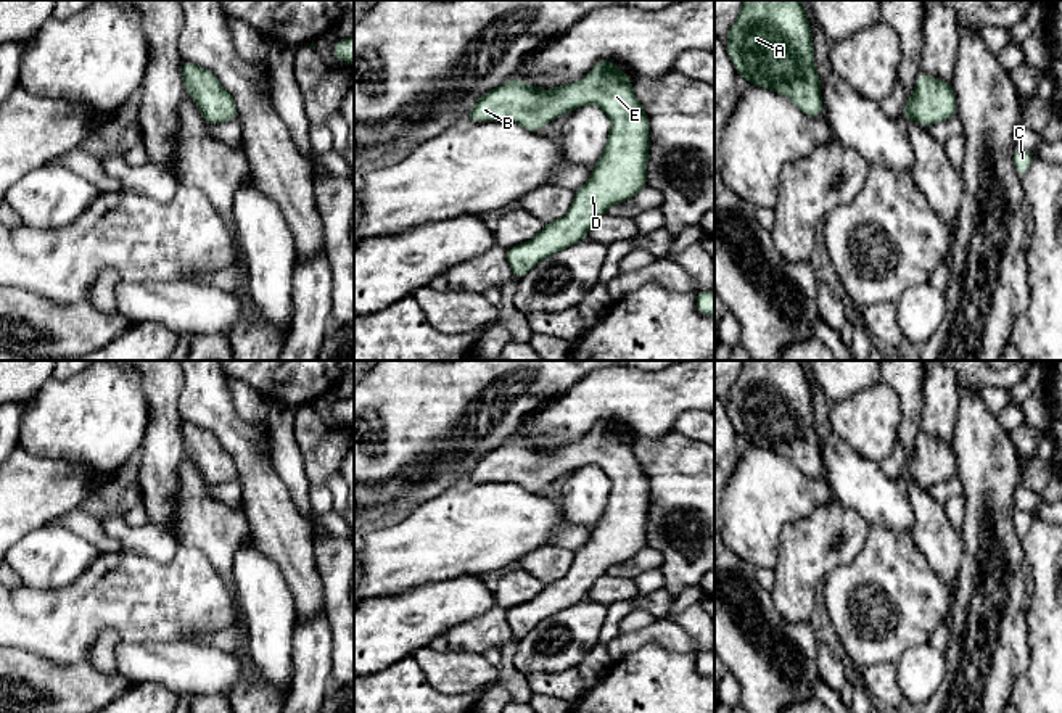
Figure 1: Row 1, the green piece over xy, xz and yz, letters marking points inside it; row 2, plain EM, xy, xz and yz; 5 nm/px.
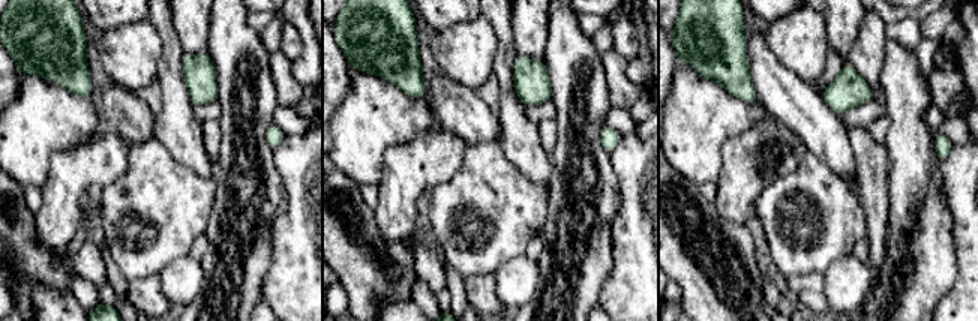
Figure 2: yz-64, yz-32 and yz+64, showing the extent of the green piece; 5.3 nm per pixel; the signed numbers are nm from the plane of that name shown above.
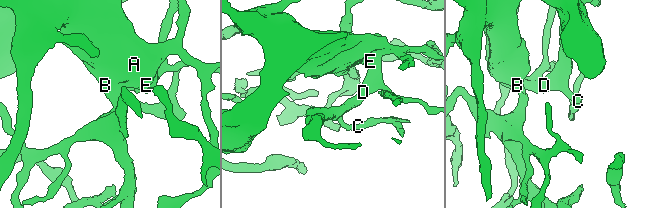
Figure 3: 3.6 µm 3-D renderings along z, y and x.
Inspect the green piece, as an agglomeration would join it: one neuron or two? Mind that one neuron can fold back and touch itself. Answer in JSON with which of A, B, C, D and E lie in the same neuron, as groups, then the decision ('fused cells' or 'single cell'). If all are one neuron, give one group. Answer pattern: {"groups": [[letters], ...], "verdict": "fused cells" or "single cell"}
{"groups": [["A", "B", "C", "D", "E"]], "verdict": "single cell"}

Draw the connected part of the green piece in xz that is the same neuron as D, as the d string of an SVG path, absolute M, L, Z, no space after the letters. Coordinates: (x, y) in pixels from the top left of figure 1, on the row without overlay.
M600 420L584 441L539 451L515 438L481 455L465 483L515 481L537 493L552 480L584 465L600 467L611 484L591 541L574 552L568 575L545 584L539 596L505 610L513 637L525 637L539 621L587 599L592 584L615 563L647 546L648 478L632 451L632 439L613 422Z

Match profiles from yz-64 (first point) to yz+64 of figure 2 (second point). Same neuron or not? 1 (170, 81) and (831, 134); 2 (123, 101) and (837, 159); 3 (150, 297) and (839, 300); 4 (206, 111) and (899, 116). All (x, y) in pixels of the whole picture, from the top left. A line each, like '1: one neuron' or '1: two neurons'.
1: two neurons
2: one neuron
3: two neurons
4: two neurons

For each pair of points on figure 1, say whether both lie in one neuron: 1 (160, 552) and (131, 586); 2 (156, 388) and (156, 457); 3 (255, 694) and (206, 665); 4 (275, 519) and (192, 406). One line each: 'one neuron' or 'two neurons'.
1: two neurons
2: one neuron
3: two neurons
4: one neuron

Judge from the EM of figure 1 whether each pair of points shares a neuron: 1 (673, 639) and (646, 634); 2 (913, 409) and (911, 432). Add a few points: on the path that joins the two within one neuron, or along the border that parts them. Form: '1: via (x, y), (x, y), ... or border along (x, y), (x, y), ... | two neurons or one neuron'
1: via (666, 634), (652, 634) | one neuron
2: via (911, 414), (911, 427) | one neuron

